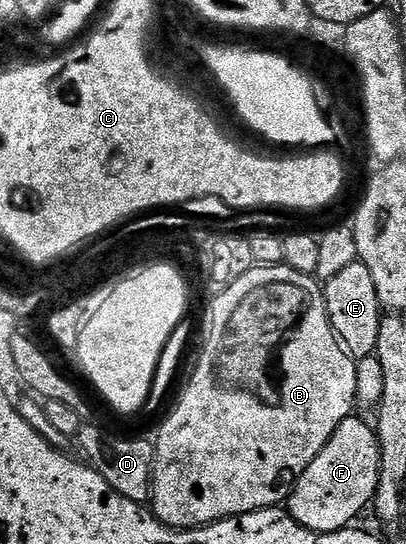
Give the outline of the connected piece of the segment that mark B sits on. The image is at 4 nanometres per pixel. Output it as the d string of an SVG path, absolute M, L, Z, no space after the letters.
M254 266L246 274L242 274L242 278L238 278L238 282L234 282L228 288L219 289L215 293L216 297L212 300L212 313L208 316L208 333L204 336L204 352L208 355L208 360L204 360L192 372L192 377L186 380L183 385L180 398L176 401L174 407L163 417L164 425L160 428L160 433L154 436L154 447L156 449L156 459L152 462L152 499L150 501L150 511L157 520L161 520L166 526L171 528L204 528L207 524L216 524L219 520L225 520L231 516L241 516L242 514L250 514L257 512L263 508L274 508L283 505L287 501L288 495L292 492L292 486L296 483L297 478L304 473L306 466L310 466L310 462L314 462L314 458L322 450L322 446L326 446L326 442L330 442L330 434L334 434L334 430L338 430L338 426L347 416L353 415L356 403L356 361L344 351L340 345L339 338L334 334L334 330L328 321L328 311L326 310L326 302L324 301L324 289L313 277L306 274L298 274L298 270L290 270L283 266Z

